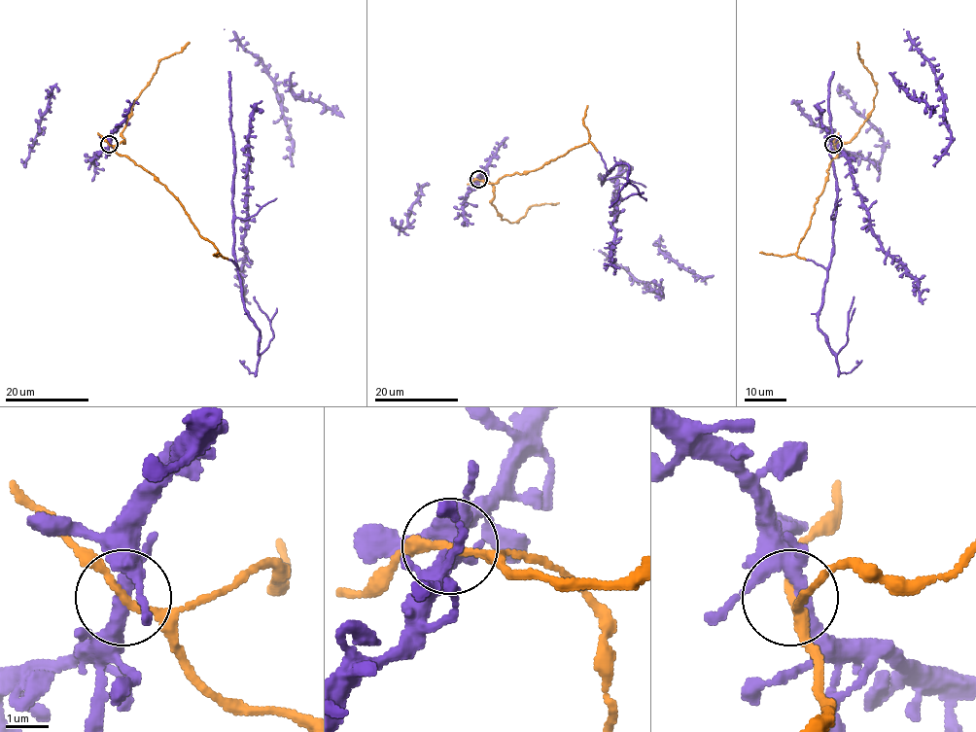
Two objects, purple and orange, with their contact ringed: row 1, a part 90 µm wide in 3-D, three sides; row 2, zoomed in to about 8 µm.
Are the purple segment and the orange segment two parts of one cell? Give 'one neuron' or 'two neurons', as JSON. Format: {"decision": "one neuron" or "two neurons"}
{"decision": "one neuron"}

